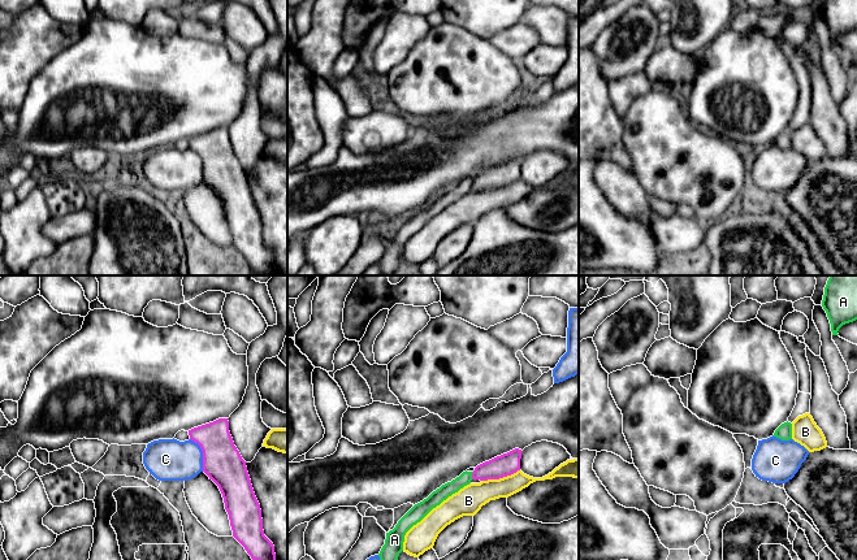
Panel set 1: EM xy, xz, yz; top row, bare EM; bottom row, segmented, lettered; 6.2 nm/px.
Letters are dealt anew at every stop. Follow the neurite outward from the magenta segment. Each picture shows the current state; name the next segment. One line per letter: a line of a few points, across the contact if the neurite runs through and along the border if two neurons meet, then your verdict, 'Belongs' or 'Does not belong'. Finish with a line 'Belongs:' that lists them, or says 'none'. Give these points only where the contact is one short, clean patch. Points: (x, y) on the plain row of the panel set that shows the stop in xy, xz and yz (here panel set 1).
A: Line: xz (474, 181), (471, 187). Does not belong
B: Does not belong
C: Line: xy (190, 147), (202, 160), (203, 179). Does not belong
Belongs: none

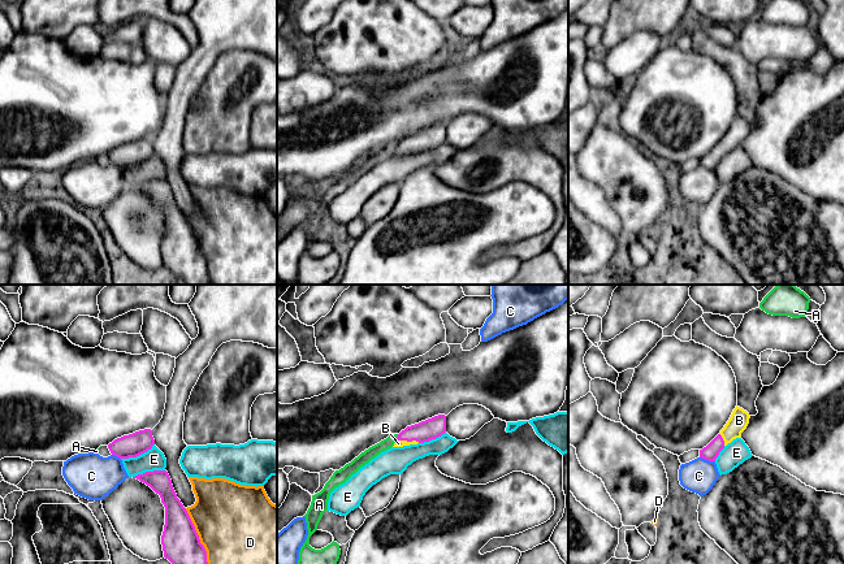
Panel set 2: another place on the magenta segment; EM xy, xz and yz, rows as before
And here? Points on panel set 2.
A: Line: xz (398, 143), (395, 147). Does not belong
B: Line: xz (432, 137), (416, 142), (408, 150), (398, 152). Belongs
C: Line: yz (700, 165), (714, 170). Does not belong
D: Does not belong
E: Does not belong
Belongs: B

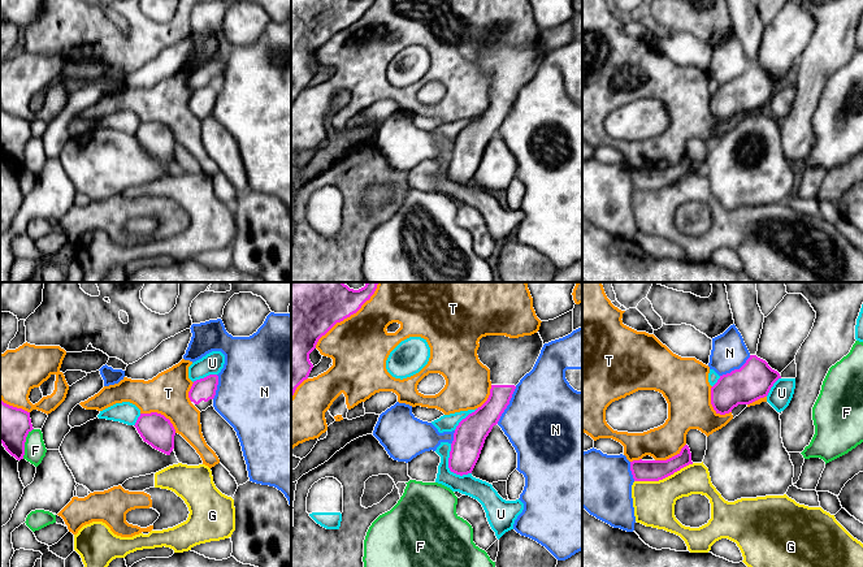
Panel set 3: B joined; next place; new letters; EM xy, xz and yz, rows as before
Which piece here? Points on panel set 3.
F: Does not belong
G: Does not belong
N: Does not belong
T: Does not belong
U: Does not belong
Belongs: none

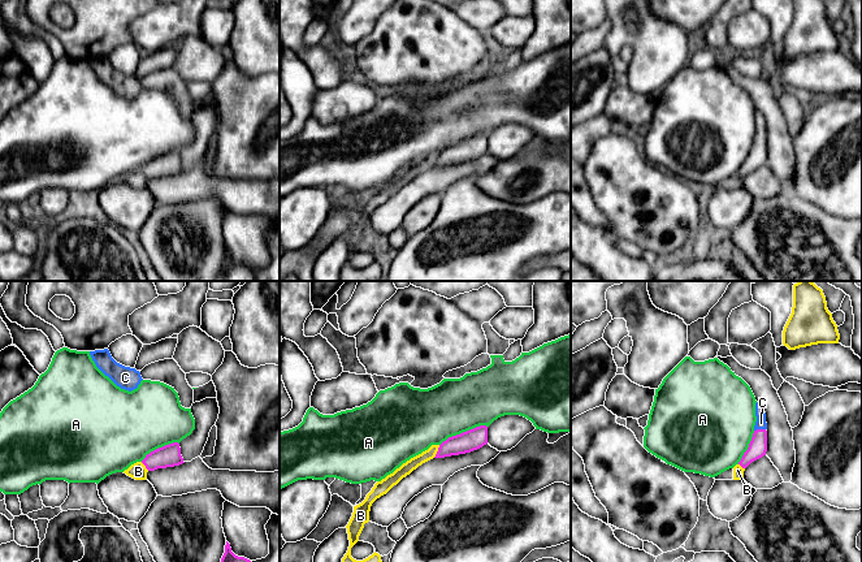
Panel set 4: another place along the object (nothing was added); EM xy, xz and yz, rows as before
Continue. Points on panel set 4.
A: Line: xz (486, 134), (476, 134), (449, 145), (440, 154). Does not belong
B: Line: xz (440, 154), (433, 165). Does not belong
C: Line: yz (757, 156), (759, 138), (761, 132). Belongs
Belongs: C

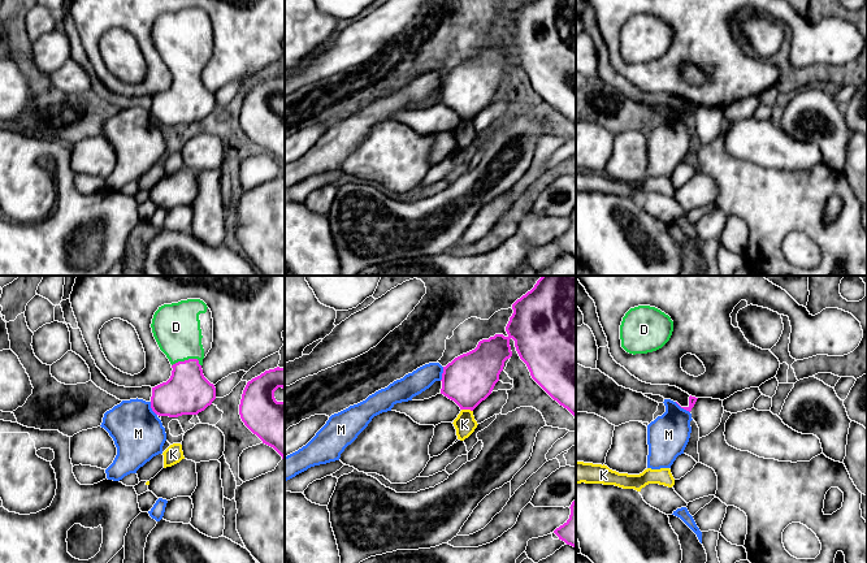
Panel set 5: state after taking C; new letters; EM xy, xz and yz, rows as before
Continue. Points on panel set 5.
D: Line: xy (187, 100), (186, 69), (176, 35). Belongs
K: Line: xz (462, 117), (472, 120). Does not belong
M: Line: yz (675, 111), (689, 121). Does not belong
Belongs: D

